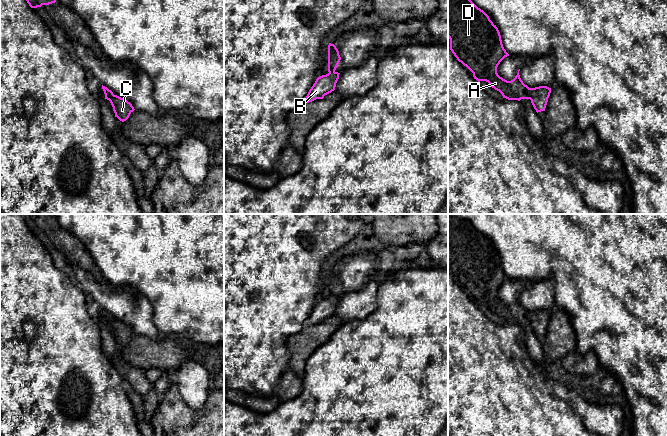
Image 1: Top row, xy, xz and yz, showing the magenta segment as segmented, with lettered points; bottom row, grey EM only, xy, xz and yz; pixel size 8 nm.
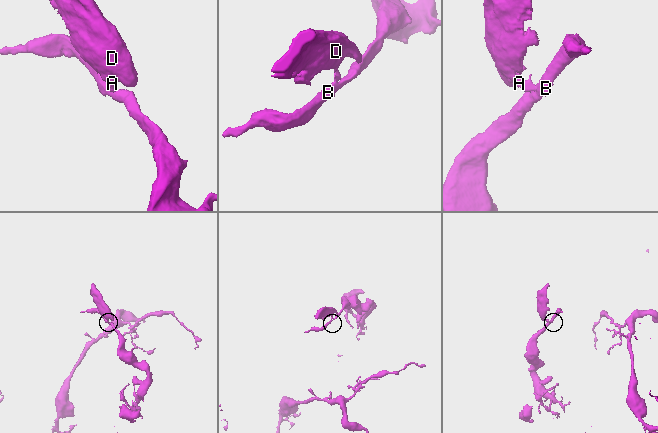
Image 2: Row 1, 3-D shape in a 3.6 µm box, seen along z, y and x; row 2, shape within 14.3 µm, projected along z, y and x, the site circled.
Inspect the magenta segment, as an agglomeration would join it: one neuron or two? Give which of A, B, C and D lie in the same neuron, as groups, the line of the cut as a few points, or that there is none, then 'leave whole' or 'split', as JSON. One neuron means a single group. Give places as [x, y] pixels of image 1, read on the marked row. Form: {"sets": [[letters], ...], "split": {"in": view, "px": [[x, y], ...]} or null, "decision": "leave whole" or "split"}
{"sets": [["A", "D"], ["B", "C"]], "split": {"in": "yz", "px": [[530, 88], [529, 98]]}, "decision": "split"}

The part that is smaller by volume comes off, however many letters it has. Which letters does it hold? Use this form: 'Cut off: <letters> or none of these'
Cut off: A, D

